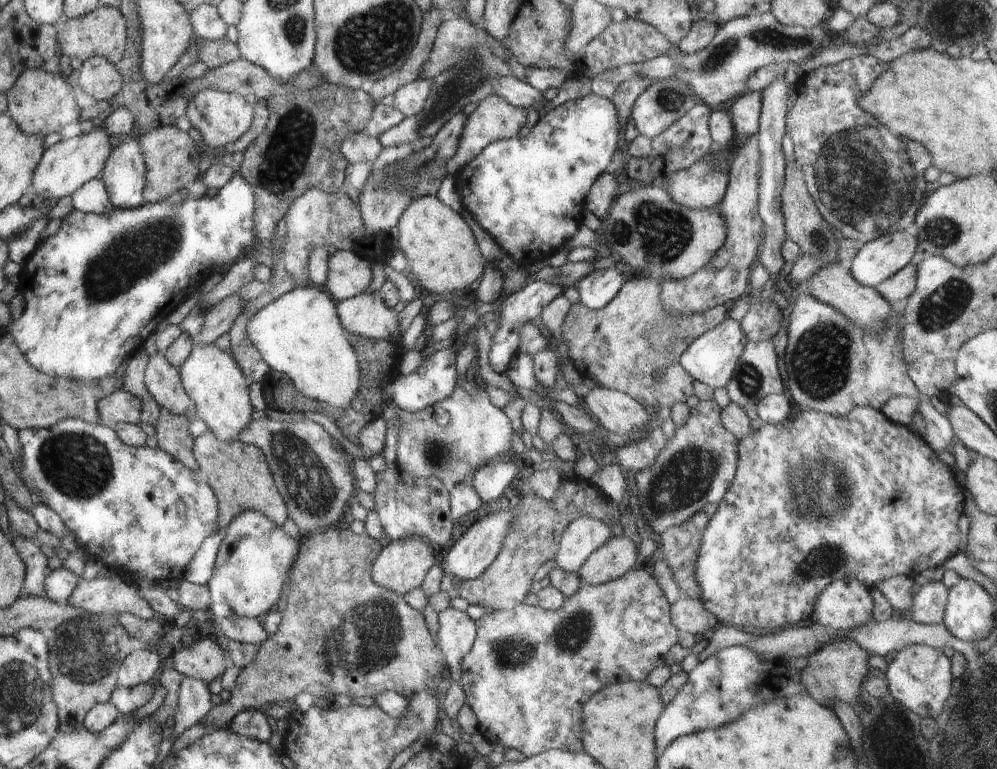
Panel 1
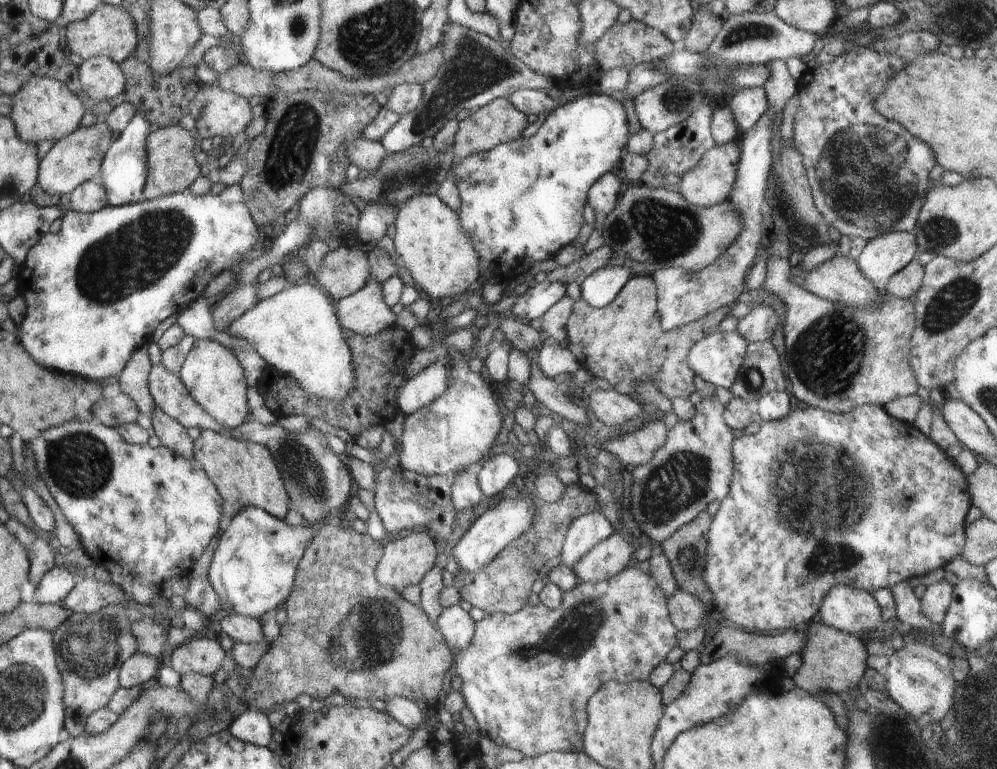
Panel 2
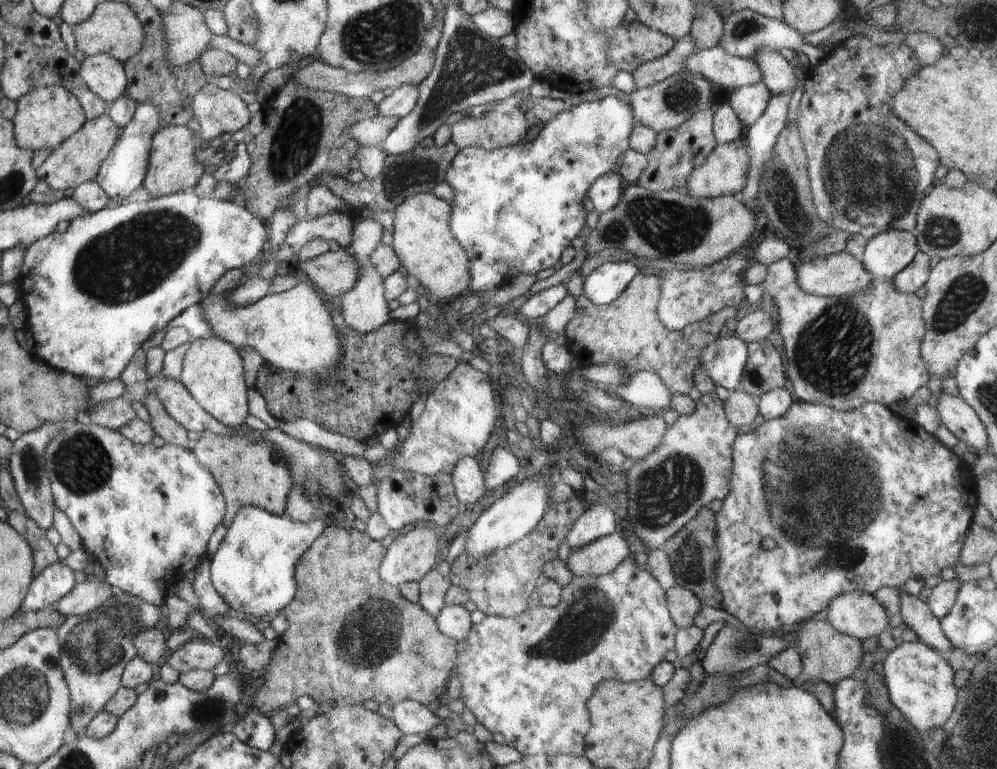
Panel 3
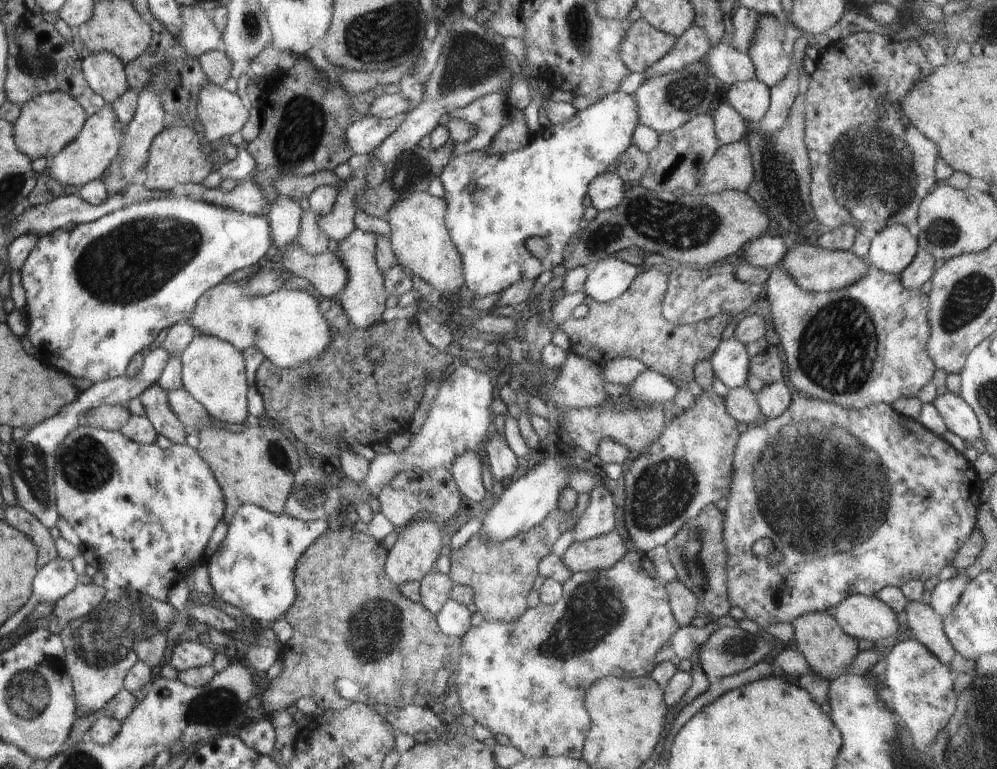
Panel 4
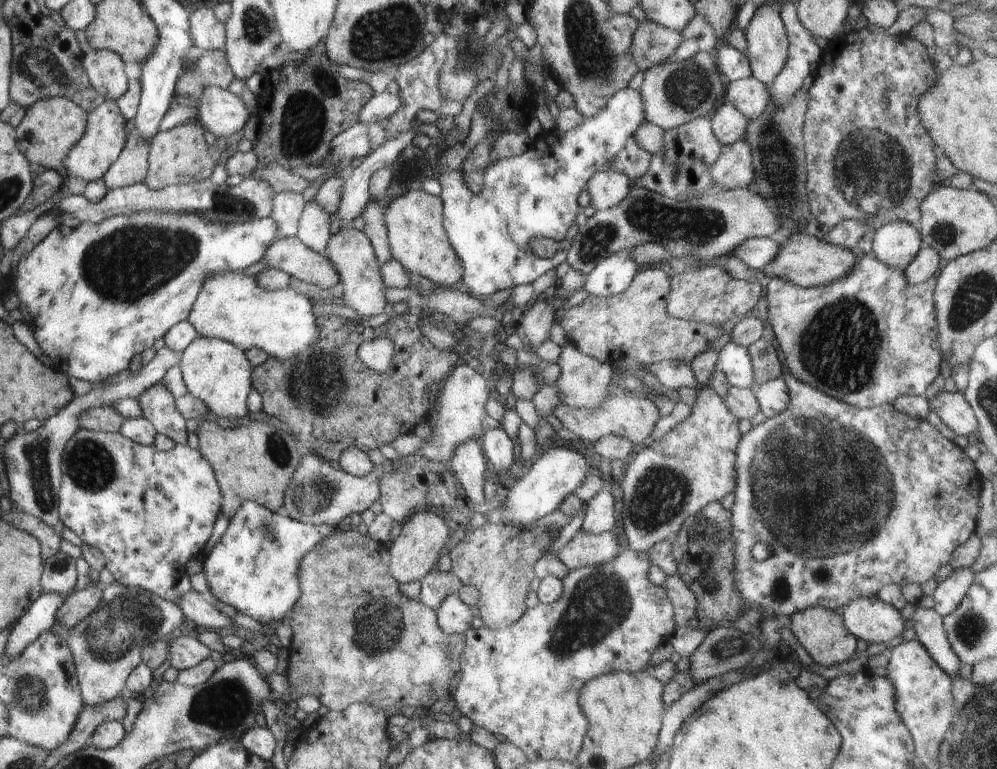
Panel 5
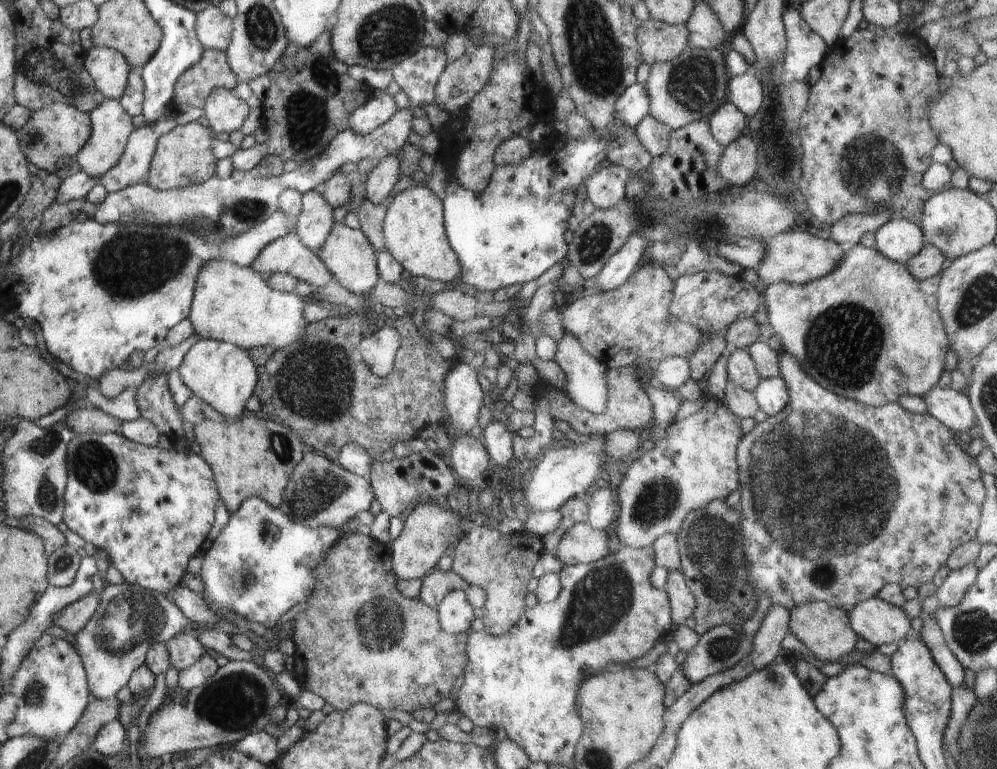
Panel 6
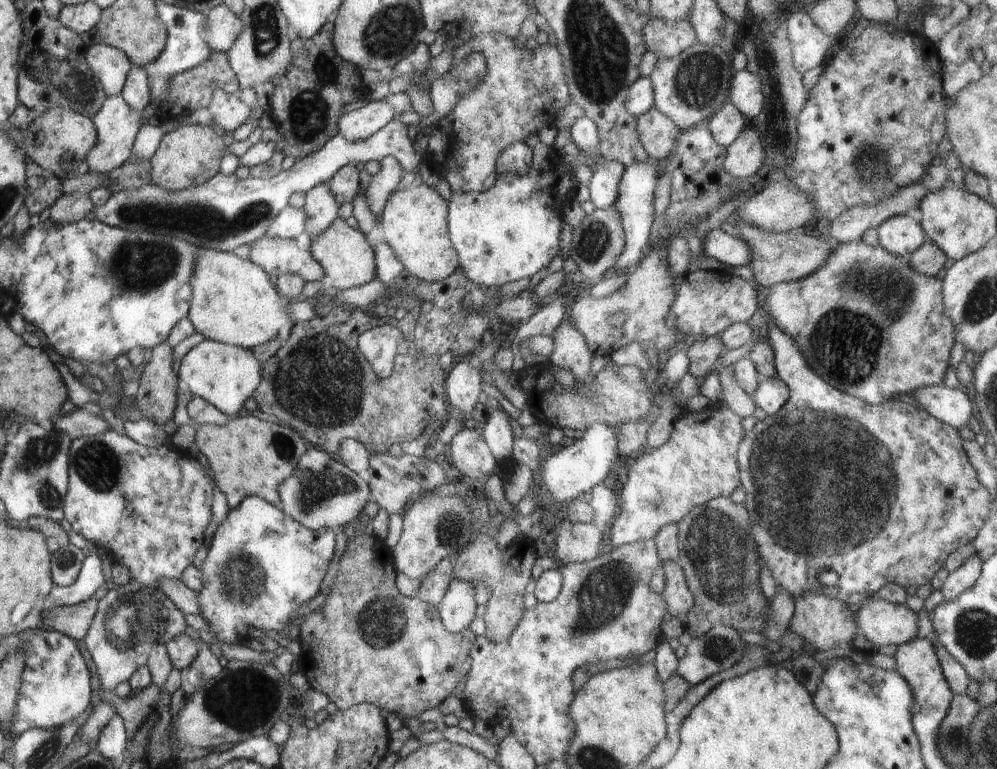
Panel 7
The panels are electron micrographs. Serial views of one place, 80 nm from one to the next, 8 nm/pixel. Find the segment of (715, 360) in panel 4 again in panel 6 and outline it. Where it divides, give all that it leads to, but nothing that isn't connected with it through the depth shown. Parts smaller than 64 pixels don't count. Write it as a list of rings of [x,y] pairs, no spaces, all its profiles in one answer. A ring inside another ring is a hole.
[[[728,350],[727,375],[732,382],[753,393],[761,381],[752,357],[746,350]]]

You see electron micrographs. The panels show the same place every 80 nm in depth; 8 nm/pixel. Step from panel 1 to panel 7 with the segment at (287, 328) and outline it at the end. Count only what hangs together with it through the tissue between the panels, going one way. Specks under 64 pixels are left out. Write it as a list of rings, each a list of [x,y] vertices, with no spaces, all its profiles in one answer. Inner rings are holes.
[[[200,248],[198,259],[195,260],[191,287],[194,294],[191,296],[191,308],[188,316],[195,330],[206,339],[253,349],[259,344],[275,339],[275,336],[280,334],[280,328],[290,322],[286,312],[284,312],[282,296],[276,292],[276,287],[267,272],[249,258],[241,259],[231,252],[202,250]]]

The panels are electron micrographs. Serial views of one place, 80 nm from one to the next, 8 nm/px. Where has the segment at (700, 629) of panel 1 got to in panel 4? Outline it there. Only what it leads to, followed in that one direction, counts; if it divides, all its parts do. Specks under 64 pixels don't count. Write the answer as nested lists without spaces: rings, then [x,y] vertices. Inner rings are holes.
[[[677,578],[665,584],[665,589],[676,622],[680,627],[690,625],[698,612],[697,596]]]

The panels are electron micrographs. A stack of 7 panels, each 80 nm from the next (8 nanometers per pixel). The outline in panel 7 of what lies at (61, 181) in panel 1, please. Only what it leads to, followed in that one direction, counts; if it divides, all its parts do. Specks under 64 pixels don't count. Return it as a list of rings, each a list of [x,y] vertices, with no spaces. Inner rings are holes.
[[[121,94],[107,97],[100,111],[91,117],[99,135],[97,146],[87,156],[91,172],[108,175],[132,158],[133,145],[143,124],[142,117],[142,112],[133,109]]]

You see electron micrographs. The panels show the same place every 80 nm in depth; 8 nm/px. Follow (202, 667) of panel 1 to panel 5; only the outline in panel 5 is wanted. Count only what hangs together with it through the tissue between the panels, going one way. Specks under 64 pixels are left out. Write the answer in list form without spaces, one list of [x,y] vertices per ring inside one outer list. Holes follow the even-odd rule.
[[[175,634],[169,639],[171,644],[170,664],[181,671],[195,667],[210,655],[210,649],[192,636]]]

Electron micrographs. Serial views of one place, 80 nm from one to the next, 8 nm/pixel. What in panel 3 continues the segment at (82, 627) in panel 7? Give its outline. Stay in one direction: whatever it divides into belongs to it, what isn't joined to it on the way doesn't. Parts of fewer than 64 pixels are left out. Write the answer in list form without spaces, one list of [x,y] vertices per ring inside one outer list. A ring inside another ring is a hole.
[[[105,581],[75,583],[74,588],[57,603],[56,610],[69,617],[87,615],[112,598],[114,589]]]

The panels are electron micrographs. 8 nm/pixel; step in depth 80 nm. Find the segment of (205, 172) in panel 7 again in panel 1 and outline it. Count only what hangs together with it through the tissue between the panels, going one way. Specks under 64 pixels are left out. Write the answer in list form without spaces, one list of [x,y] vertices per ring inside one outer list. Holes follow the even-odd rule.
[[[176,125],[155,128],[140,135],[141,150],[147,167],[147,184],[144,189],[145,203],[155,203],[169,198],[176,190],[182,190],[198,176],[200,155],[192,138]]]

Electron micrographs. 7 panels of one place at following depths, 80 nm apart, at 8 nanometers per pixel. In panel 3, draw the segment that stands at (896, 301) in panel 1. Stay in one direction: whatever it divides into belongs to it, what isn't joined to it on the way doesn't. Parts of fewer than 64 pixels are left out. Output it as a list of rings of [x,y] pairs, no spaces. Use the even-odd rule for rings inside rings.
[[[920,250],[914,260],[893,276],[893,285],[897,291],[906,294],[921,293],[930,274],[930,257]]]

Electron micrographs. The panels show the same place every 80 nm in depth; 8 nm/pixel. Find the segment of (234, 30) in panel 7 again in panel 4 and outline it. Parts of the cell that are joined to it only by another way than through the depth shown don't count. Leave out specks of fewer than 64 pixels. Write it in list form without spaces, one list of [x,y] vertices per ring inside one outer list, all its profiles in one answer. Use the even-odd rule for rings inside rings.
[[[182,7],[182,13],[184,28],[176,40],[188,55],[198,58],[208,51],[221,49],[221,30],[209,19],[207,11],[200,7]]]

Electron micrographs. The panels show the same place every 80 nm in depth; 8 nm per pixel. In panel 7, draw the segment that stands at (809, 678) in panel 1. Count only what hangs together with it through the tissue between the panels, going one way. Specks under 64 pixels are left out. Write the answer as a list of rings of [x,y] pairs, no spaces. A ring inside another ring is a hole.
[[[808,591],[795,598],[795,611],[789,622],[789,629],[823,652],[840,642],[852,644],[852,640],[858,634],[855,617],[843,600],[826,596],[824,593]]]

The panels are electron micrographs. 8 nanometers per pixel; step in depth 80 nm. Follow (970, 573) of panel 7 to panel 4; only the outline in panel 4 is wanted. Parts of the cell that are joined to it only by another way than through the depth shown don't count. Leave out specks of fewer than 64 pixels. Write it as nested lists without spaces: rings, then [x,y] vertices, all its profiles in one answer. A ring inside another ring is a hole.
[[[957,572],[951,579],[938,582],[931,592],[930,606],[942,618],[950,616],[969,580],[964,573]]]

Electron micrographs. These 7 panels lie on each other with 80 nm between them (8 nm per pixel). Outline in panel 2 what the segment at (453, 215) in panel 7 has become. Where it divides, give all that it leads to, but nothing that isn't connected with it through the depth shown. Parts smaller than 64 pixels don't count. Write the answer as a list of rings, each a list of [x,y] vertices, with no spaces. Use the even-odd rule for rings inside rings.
[[[598,93],[593,95],[588,94],[588,98],[581,98],[573,102],[560,104],[559,107],[548,113],[544,123],[533,136],[528,138],[520,137],[512,142],[500,143],[489,151],[473,152],[451,167],[449,176],[456,185],[461,200],[456,214],[458,215],[460,228],[463,228],[464,234],[467,234],[472,248],[475,248],[478,255],[479,281],[485,284],[498,266],[500,266],[499,274],[506,274],[506,270],[510,270],[510,268],[526,268],[528,270],[528,268],[532,268],[538,262],[554,258],[554,255],[560,248],[564,248],[567,244],[573,244],[579,236],[580,229],[585,224],[583,210],[584,206],[586,206],[587,194],[590,187],[604,173],[611,171],[618,161],[622,159],[628,140],[628,119],[620,101],[609,95],[600,95]]]

